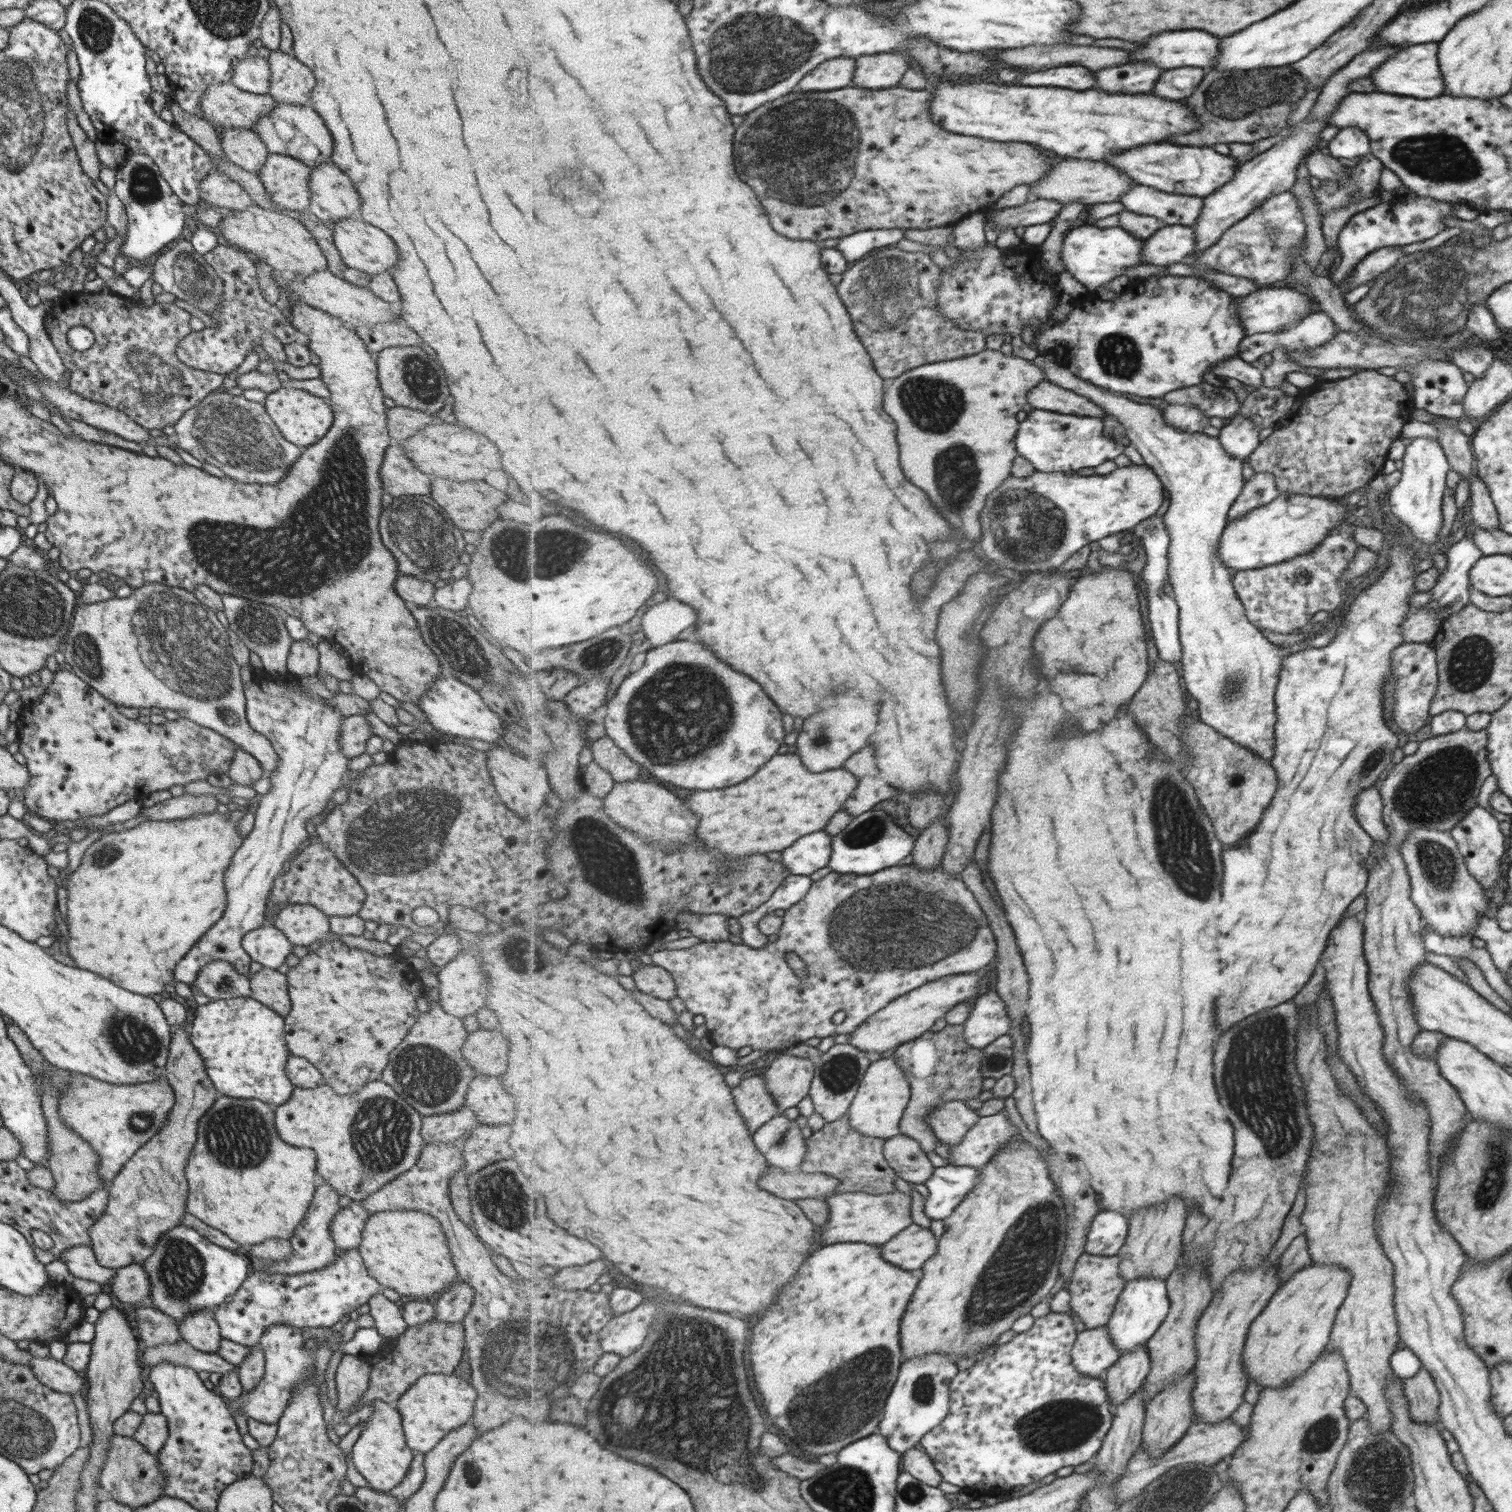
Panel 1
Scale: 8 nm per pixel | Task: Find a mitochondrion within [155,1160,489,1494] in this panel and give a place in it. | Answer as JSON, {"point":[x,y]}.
{"point":[469,1470]}

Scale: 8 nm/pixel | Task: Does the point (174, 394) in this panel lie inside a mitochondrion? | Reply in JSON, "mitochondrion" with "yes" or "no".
{"mitochondrion":"yes"}

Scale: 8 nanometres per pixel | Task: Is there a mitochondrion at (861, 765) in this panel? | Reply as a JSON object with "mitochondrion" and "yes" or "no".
{"mitochondrion":"no"}

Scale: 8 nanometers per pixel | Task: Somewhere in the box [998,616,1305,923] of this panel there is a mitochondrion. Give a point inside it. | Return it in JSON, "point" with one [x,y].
{"point":[1180,832]}

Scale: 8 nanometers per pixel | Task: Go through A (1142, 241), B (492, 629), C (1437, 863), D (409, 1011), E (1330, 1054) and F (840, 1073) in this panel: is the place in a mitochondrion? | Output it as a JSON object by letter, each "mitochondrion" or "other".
{"A":"other","B":"other","C":"mitochondrion","D":"other","E":"other","F":"mitochondrion"}

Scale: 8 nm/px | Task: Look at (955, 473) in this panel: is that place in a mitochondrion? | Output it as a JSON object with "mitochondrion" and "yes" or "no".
{"mitochondrion":"yes"}

